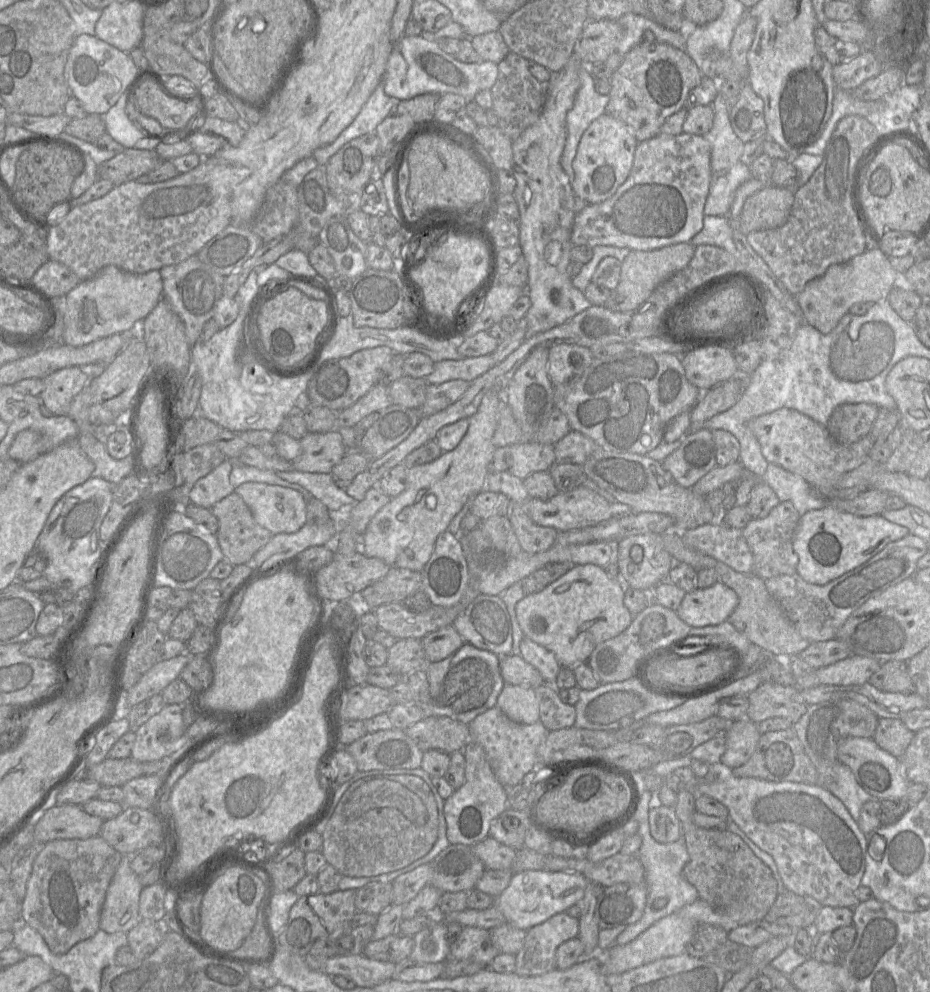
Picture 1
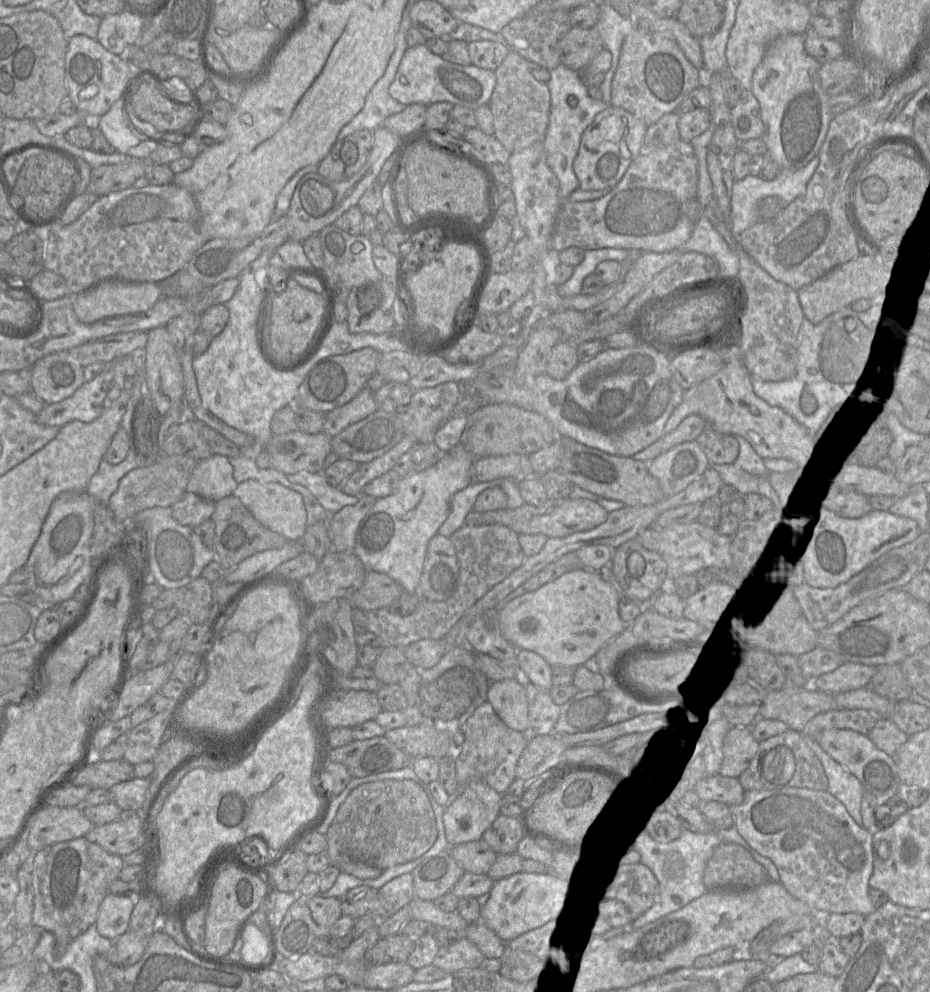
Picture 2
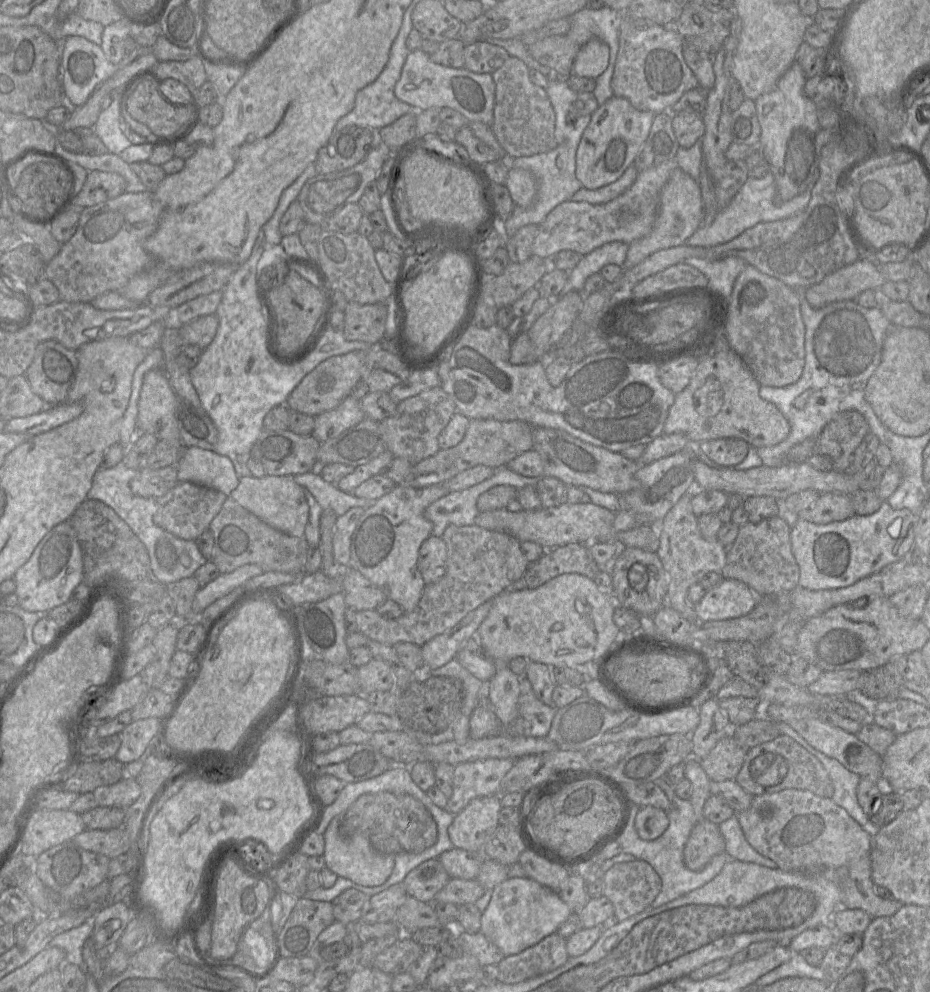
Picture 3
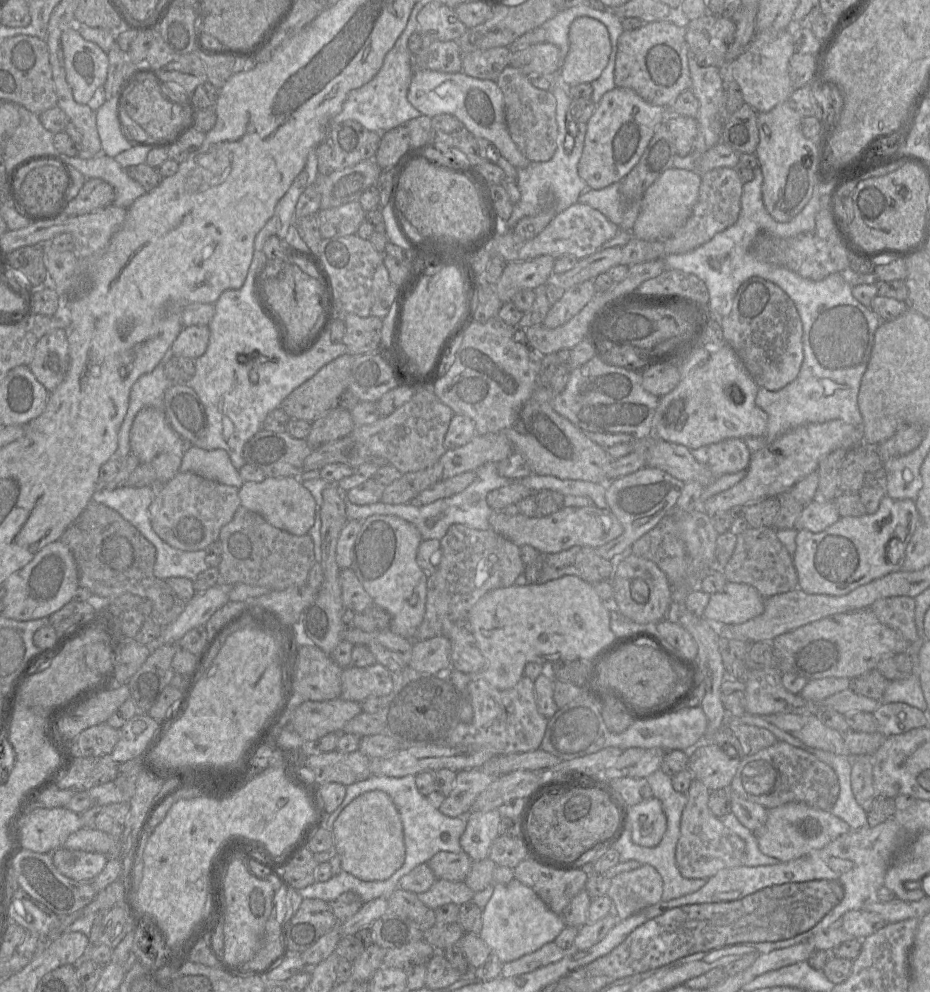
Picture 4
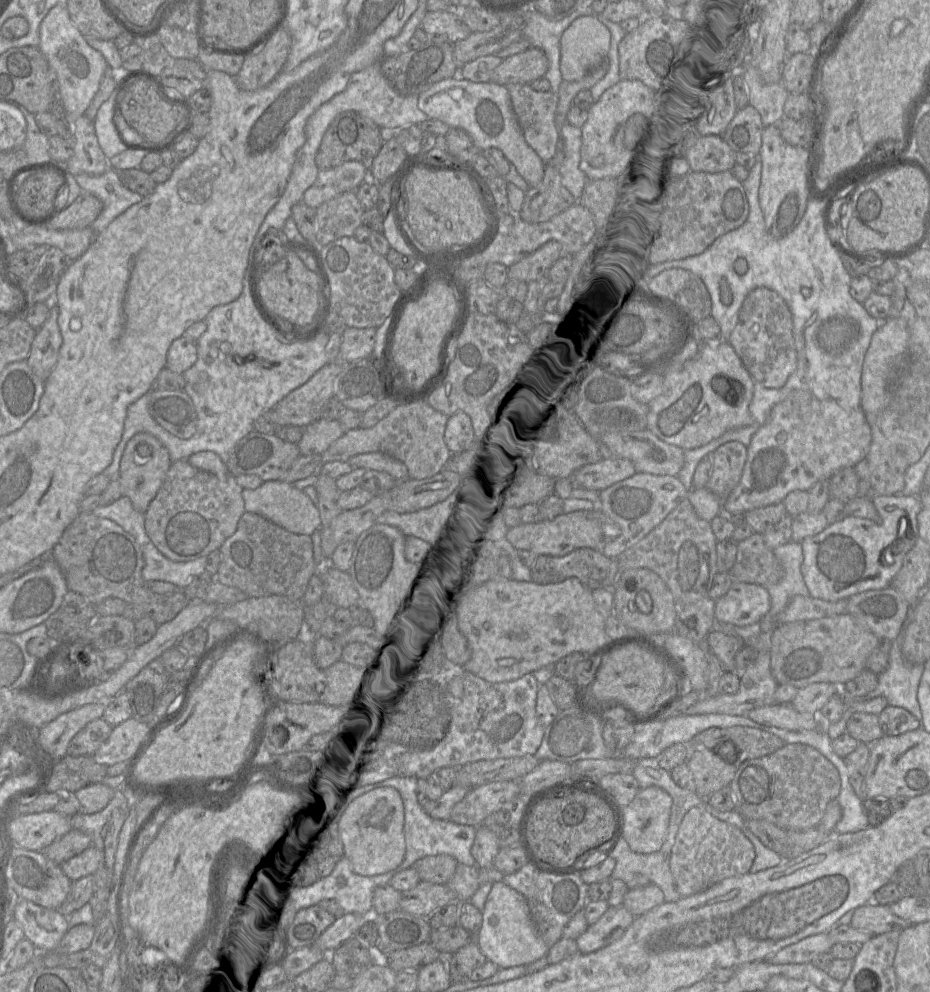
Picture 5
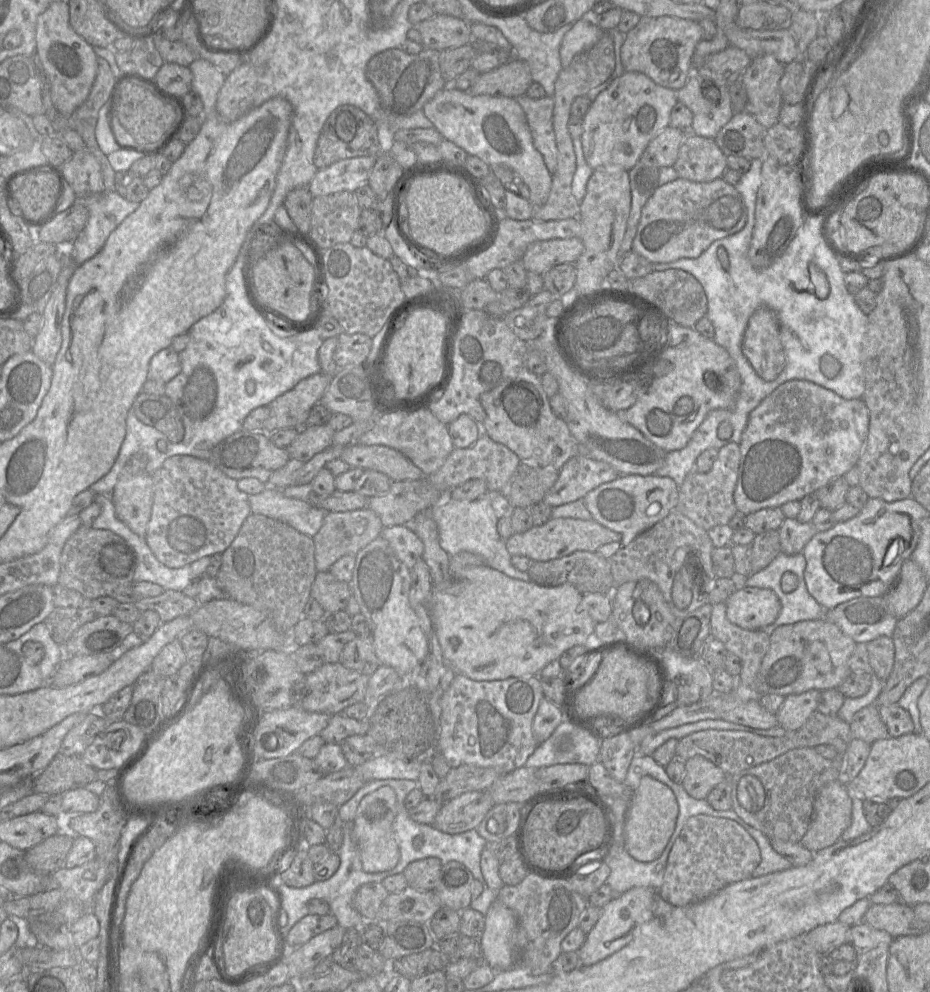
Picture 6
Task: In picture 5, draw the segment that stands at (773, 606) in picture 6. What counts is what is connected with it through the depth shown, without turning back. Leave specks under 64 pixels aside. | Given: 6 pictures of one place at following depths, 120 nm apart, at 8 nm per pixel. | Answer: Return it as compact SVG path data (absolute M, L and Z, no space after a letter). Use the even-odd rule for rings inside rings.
M734 581L728 592L715 601L715 618L720 623L757 627L770 608L770 595L765 587Z

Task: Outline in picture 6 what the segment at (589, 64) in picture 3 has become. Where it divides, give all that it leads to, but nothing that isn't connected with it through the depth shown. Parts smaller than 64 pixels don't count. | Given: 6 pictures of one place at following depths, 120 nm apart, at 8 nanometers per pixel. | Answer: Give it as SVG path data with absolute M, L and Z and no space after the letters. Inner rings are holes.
M580 19L564 35L560 45L560 60L562 68L569 66L573 58L591 48L604 35L604 30L590 19Z

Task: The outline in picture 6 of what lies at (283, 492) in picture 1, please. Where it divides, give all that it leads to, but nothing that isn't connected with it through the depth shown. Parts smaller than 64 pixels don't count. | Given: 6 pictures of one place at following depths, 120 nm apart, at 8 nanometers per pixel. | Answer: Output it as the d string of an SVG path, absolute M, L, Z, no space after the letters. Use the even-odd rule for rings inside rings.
M270 486L259 494L249 495L248 501L253 514L281 521L311 538L322 527L326 514L308 501L287 497L283 490Z

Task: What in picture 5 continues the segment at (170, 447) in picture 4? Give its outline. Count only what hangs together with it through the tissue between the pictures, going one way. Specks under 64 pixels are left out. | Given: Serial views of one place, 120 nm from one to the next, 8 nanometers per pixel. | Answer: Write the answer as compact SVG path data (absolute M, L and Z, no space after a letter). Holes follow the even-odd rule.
M140 432L127 442L120 462L118 479L123 496L131 500L137 511L146 513L149 504L161 488L170 466L171 459L167 448L152 434Z

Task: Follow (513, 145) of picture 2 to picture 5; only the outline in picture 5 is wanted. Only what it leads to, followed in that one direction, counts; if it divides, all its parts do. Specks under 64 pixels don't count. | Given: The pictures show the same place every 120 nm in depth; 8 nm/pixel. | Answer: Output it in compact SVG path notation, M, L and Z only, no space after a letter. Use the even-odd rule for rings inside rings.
M510 83L505 85L510 97L513 112L523 132L527 144L536 152L544 164L555 155L559 142L559 131L555 124L558 95L551 92L538 92L530 84Z

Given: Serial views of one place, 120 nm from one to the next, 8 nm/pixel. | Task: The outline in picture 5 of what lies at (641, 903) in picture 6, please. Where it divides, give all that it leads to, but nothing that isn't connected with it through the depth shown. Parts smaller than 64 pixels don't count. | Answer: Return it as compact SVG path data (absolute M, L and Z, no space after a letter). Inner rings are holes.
M622 905L609 906L599 920L576 939L578 952L588 954L610 945L623 936L634 919Z

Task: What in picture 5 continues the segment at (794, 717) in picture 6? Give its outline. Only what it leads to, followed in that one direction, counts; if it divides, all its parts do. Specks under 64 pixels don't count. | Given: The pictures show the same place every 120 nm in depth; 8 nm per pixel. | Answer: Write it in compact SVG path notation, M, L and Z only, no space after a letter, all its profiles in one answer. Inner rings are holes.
M812 683L798 689L791 705L798 712L817 716L827 701L839 691L840 687L832 683Z

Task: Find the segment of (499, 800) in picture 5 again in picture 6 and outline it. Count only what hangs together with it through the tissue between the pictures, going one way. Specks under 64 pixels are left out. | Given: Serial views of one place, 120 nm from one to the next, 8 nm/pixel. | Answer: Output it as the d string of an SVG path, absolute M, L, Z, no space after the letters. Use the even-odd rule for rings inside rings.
M488 790L466 792L443 803L432 825L448 834L476 829L494 805Z

